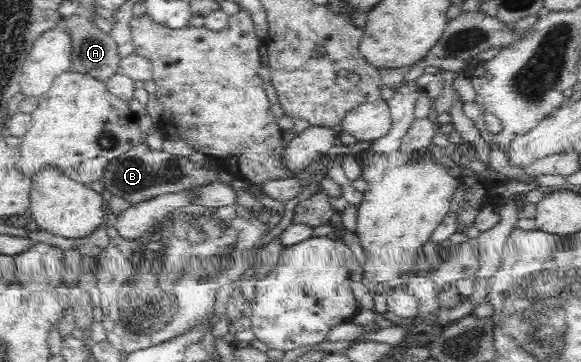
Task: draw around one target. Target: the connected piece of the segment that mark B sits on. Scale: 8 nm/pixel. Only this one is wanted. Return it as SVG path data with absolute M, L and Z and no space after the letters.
M139 144L130 148L128 152L114 158L106 167L104 177L100 183L104 190L113 196L124 199L130 205L141 204L146 200L156 198L162 194L182 192L192 186L202 186L217 180L218 174L214 170L214 160L209 159L208 165L195 168L189 158L173 156L166 152L155 152L147 145Z

